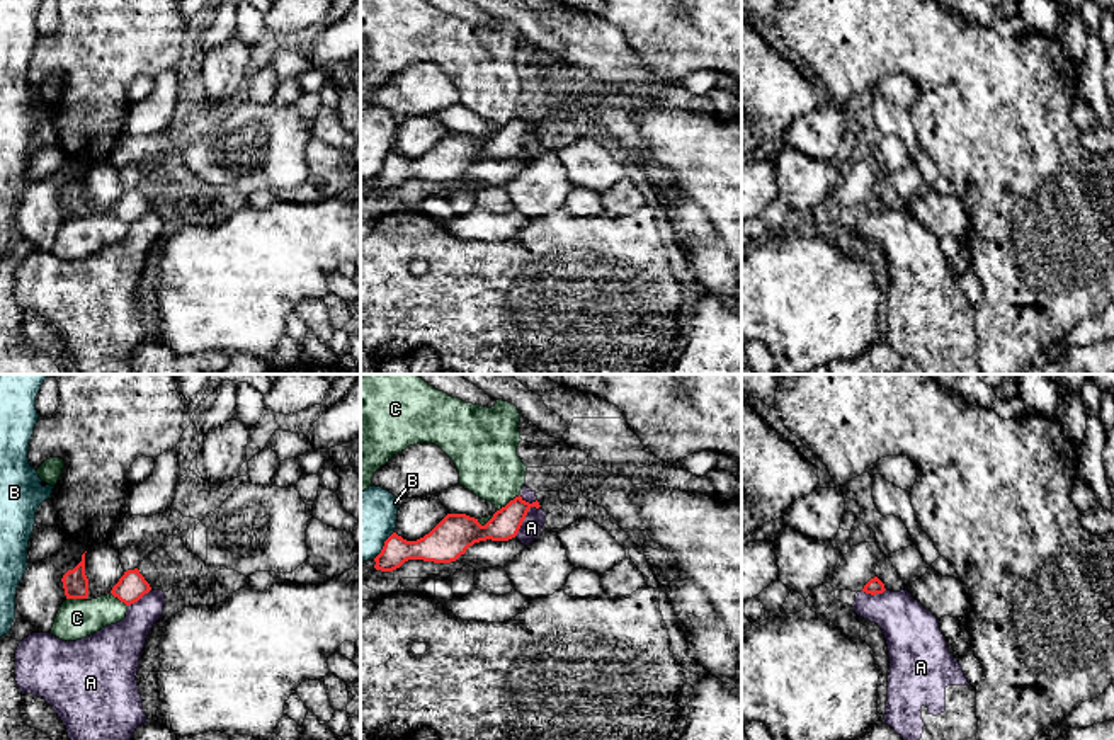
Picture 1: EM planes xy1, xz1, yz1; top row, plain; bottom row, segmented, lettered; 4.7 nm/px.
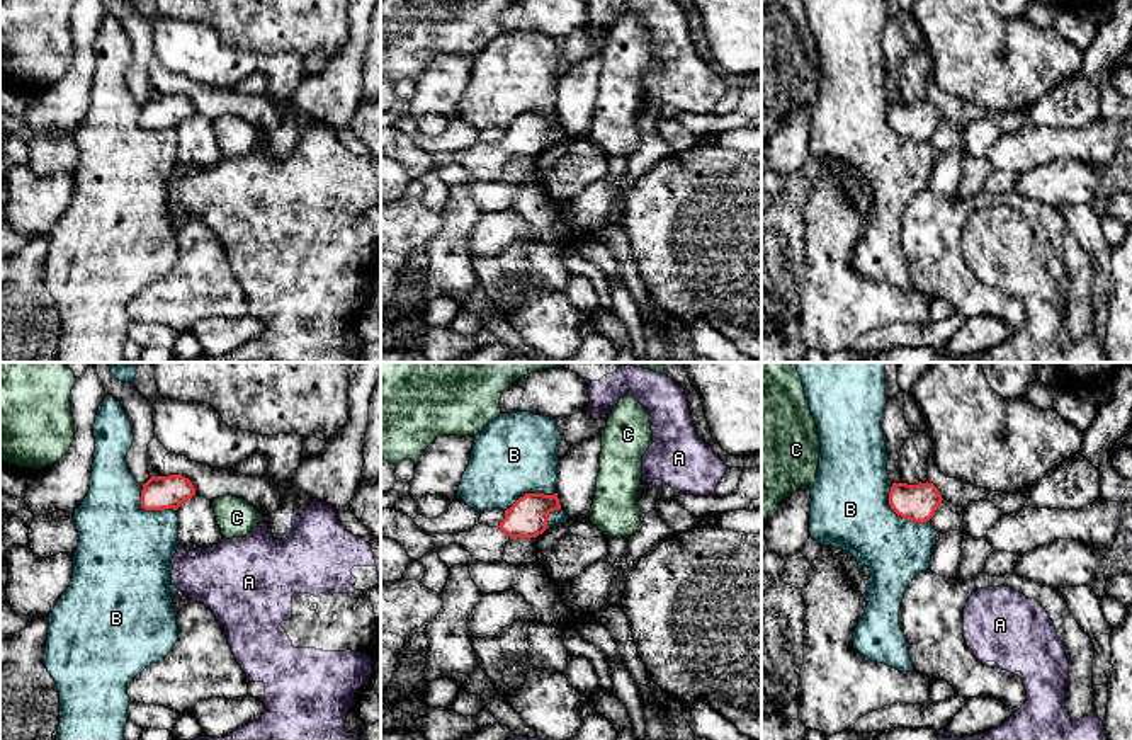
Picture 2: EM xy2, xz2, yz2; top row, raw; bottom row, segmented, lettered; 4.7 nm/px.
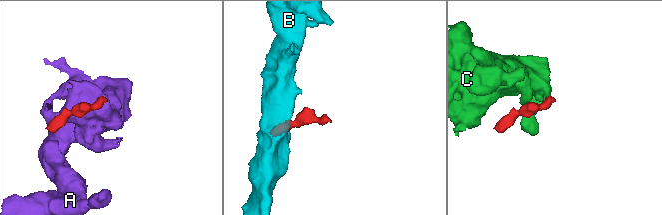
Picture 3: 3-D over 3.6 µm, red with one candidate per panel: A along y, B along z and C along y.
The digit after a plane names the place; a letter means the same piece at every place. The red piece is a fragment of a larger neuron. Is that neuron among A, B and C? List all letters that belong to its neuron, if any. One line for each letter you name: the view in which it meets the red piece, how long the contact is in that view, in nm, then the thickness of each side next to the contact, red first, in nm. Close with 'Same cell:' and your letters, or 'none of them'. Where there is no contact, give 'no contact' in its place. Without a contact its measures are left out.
Same cell: none of them

